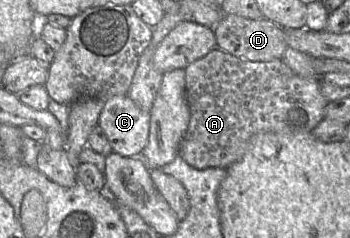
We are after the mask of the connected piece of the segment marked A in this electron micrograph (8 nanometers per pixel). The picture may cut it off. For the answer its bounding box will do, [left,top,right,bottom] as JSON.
[179,48,328,169]

